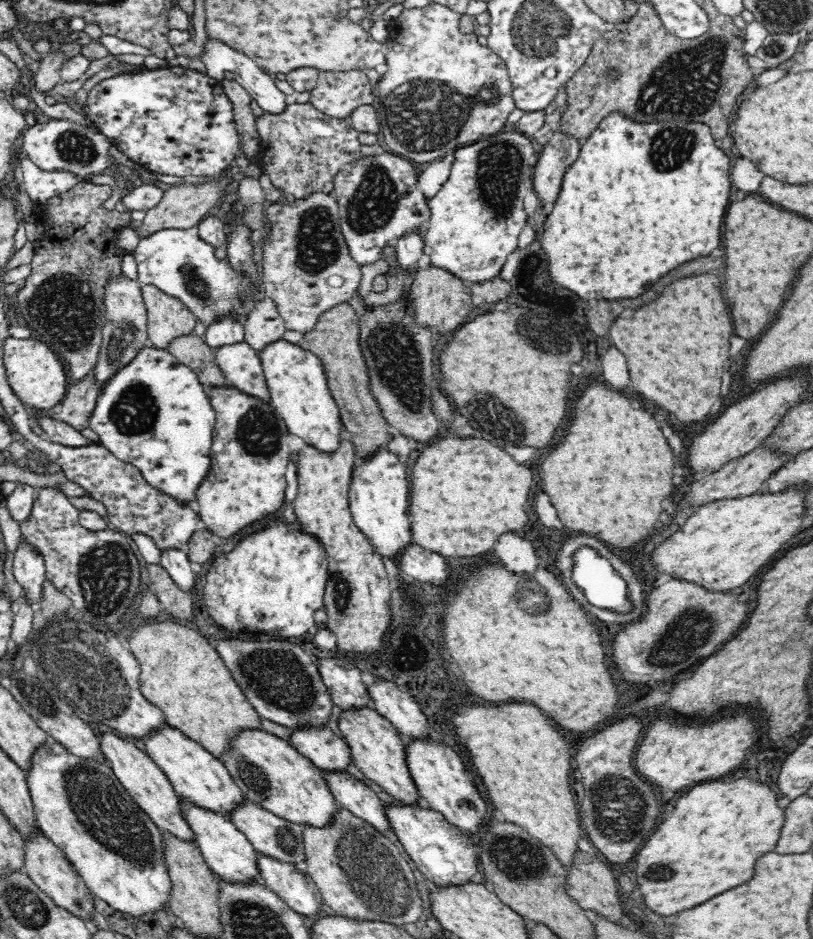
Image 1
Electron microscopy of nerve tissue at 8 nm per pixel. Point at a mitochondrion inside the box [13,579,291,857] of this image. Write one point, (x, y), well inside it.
(75, 661)

